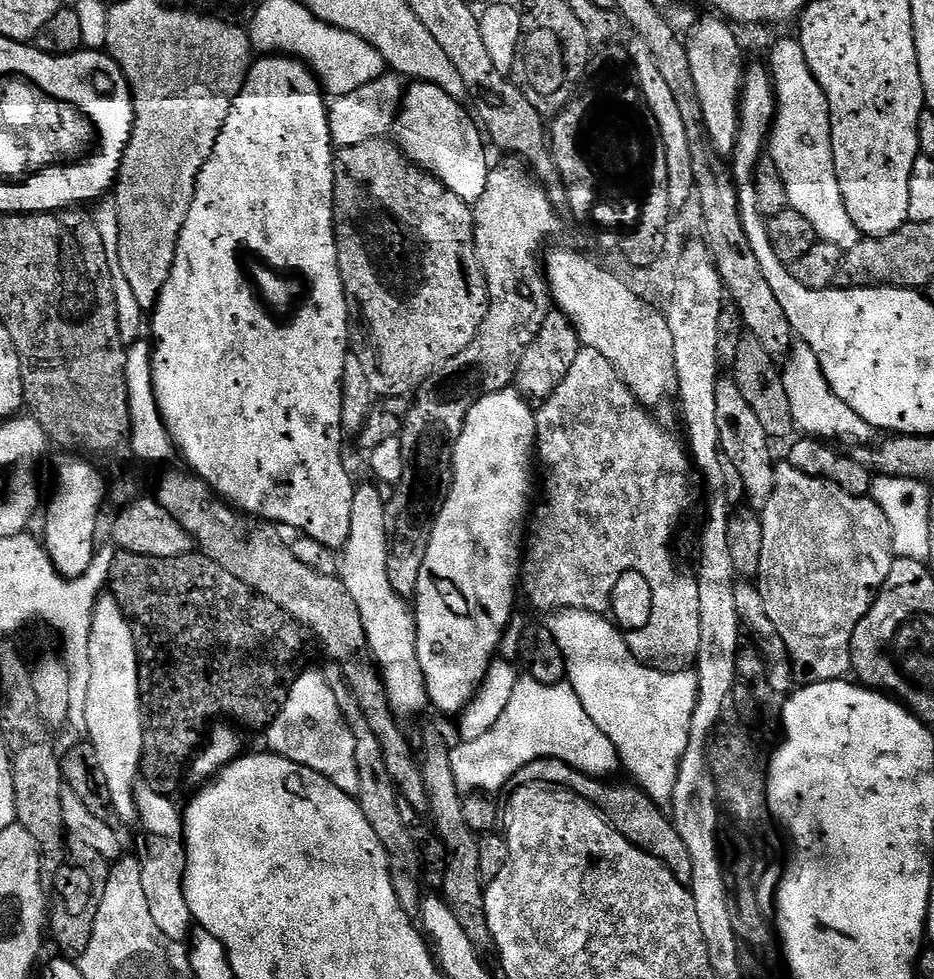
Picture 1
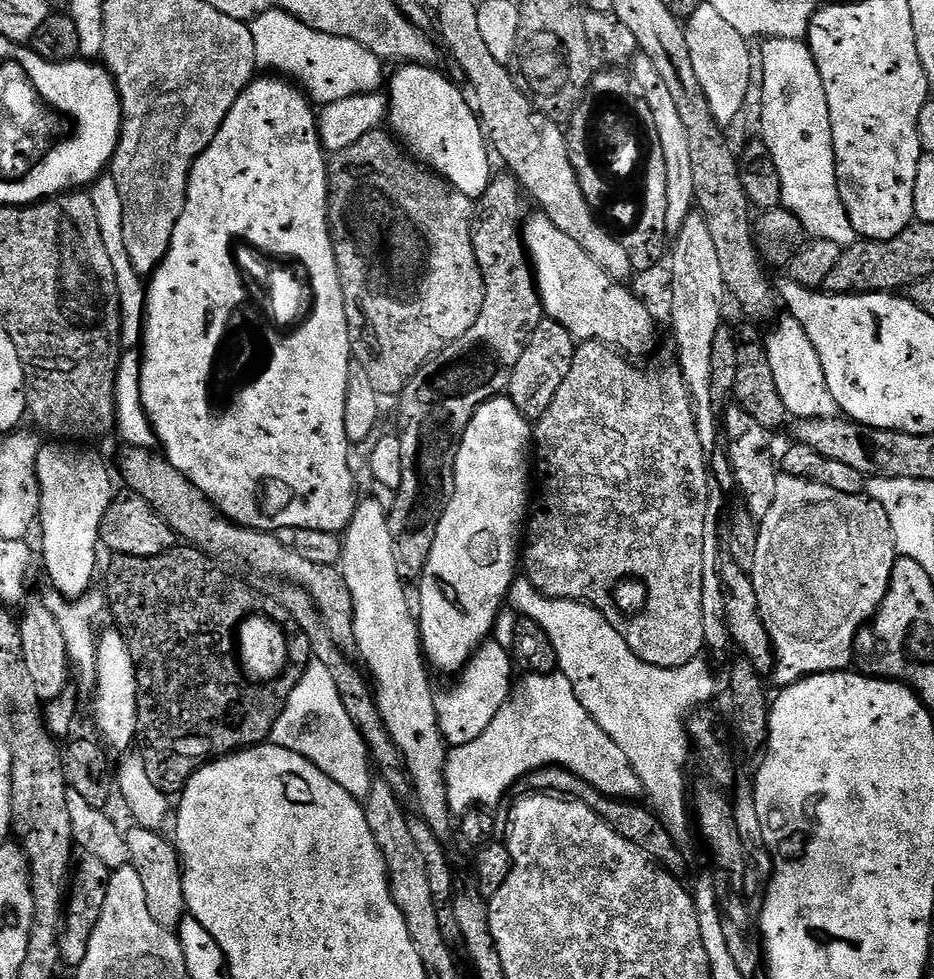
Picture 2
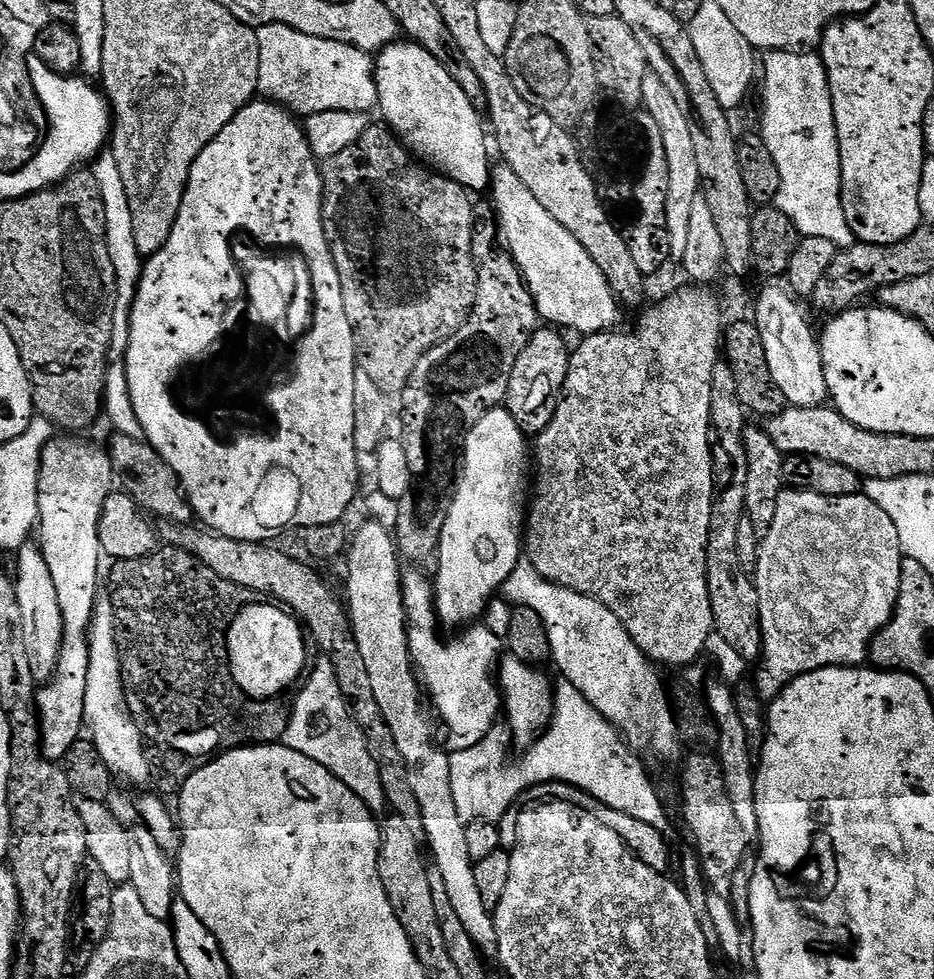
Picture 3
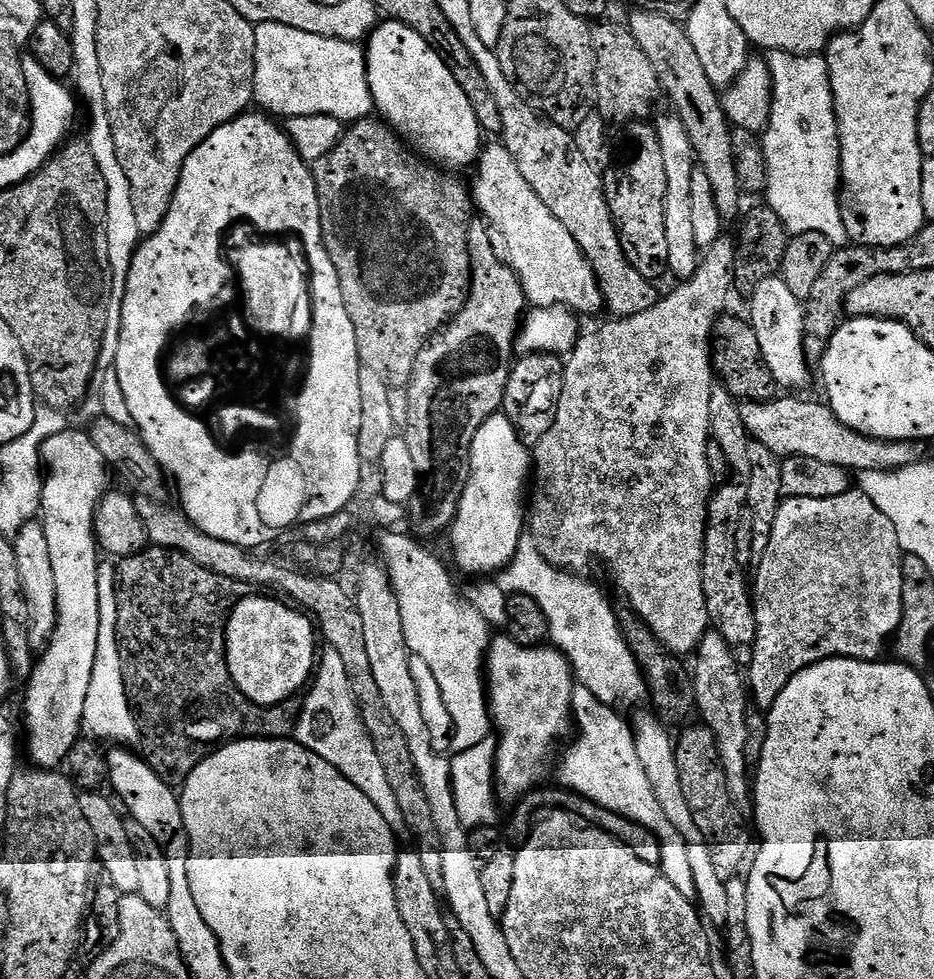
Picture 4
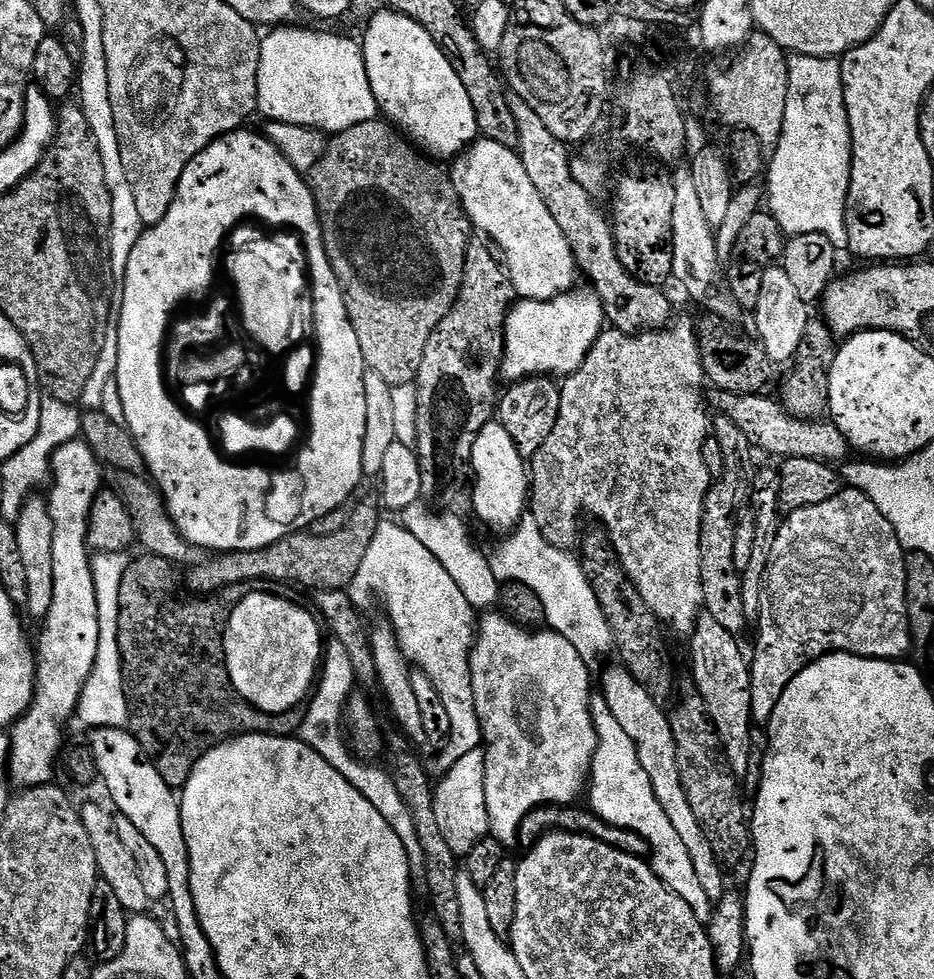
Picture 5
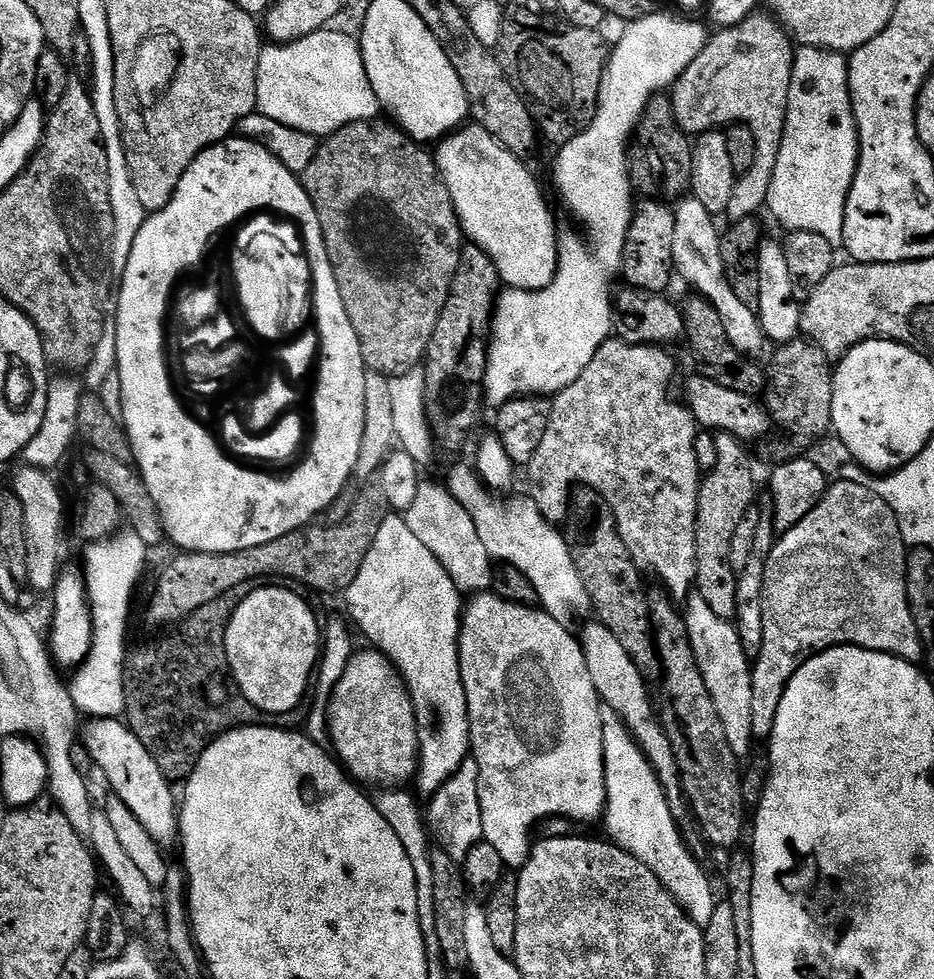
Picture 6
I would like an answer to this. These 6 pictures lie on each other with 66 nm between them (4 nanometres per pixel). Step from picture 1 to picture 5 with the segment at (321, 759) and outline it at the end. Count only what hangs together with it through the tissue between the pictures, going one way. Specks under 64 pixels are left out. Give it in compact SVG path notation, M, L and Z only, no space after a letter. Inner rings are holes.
M335 638L329 639L323 649L318 683L307 701L304 721L298 736L315 752L322 754L322 758L326 758L326 762L330 762L330 766L334 766L334 770L338 770L338 774L342 774L342 778L346 778L346 782L350 782L350 786L354 786L354 790L358 790L358 794L362 794L362 798L366 798L366 802L370 802L374 810L382 814L382 818L386 818L390 830L398 834L398 839L402 841L402 846L408 855L408 865L412 871L415 891L424 894L428 891L426 862L422 854L422 842L418 838L417 831L414 830L414 818L410 818L410 810L406 802L402 802L402 794L398 794L398 786L394 786L391 775L385 769L383 772L380 768L367 768L364 765L367 763L354 755L349 737L346 735L348 698L353 695L355 688L352 687L357 687L357 684L354 666L350 662L350 654L346 654L346 646L342 646L342 642L338 642Z

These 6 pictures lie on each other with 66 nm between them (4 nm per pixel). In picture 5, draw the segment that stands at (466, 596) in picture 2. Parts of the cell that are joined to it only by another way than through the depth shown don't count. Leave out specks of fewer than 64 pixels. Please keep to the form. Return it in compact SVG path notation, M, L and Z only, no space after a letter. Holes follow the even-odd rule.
M493 422L476 435L470 472L474 477L470 484L472 508L477 518L499 534L511 532L525 515L530 500L530 468L506 434L506 426Z

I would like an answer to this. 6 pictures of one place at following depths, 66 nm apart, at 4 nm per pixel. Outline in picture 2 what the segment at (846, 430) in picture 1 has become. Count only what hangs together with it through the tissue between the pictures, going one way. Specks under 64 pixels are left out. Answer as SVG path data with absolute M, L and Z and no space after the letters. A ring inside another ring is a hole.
M781 316L780 325L769 336L767 333L766 347L770 370L774 370L774 383L778 386L778 394L782 394L782 402L786 402L788 415L797 421L831 420L838 409L834 394L830 394L826 386L826 374L822 370L818 350L814 350L814 342L810 342L806 330L793 316Z

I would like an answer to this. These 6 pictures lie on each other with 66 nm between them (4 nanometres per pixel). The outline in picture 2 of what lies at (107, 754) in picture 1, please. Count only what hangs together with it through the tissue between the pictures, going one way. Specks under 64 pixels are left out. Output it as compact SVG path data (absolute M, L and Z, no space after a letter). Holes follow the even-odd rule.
M119 630L99 633L96 652L96 724L116 748L128 748L137 739L136 731L136 664L130 658L128 643Z

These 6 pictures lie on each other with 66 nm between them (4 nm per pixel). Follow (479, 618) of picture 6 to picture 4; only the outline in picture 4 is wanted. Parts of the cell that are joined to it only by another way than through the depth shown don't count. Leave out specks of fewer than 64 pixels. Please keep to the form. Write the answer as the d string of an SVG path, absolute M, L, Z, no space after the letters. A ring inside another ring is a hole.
M507 634L500 635L488 648L486 693L495 731L500 731L494 780L499 795L515 801L547 781L548 767L557 759L556 743L573 727L574 677L568 659L555 647L519 644Z

